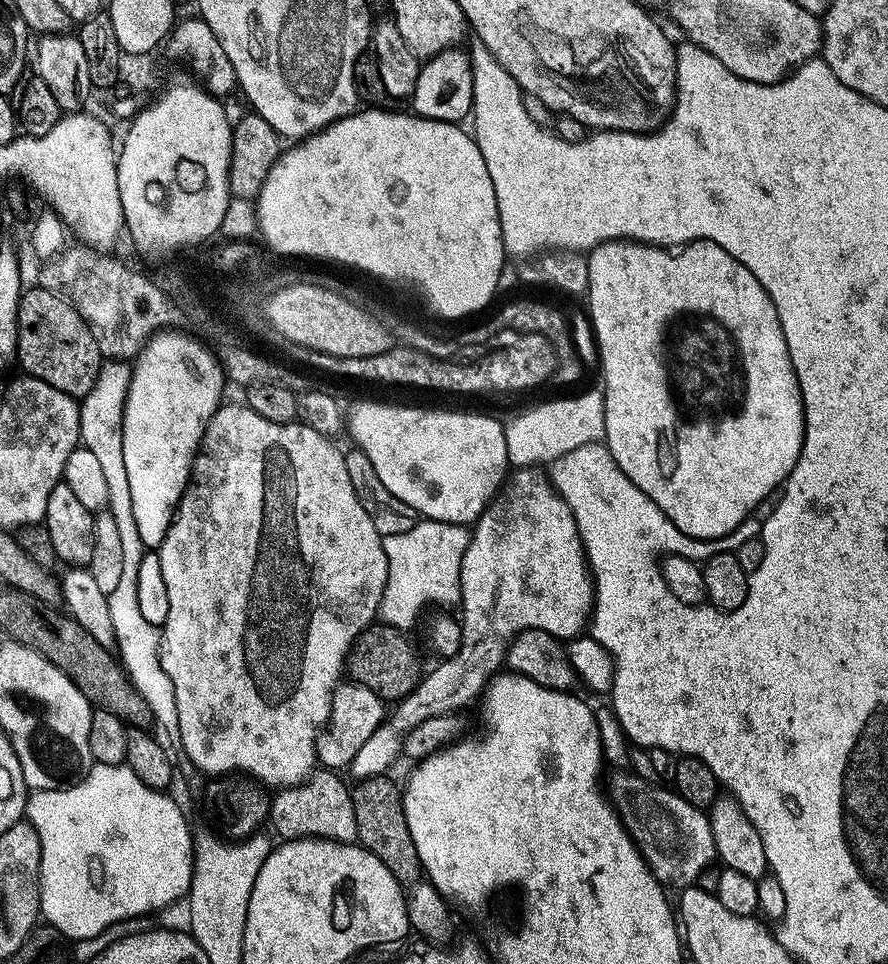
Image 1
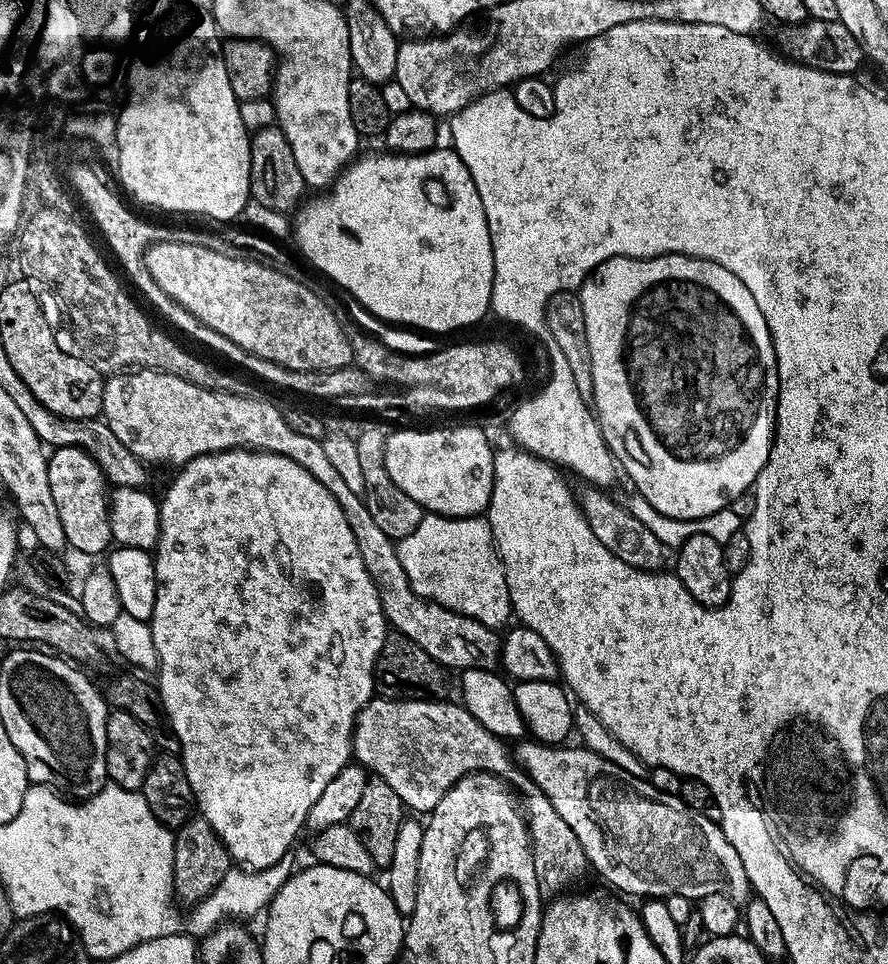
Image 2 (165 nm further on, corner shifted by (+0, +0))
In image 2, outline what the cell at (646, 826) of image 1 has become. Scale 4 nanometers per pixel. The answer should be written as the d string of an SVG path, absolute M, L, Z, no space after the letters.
M524 738L515 745L514 755L524 773L539 786L546 798L550 798L554 810L558 810L558 818L574 830L574 838L578 838L591 871L596 871L606 883L613 884L617 893L629 892L639 898L685 896L692 902L706 894L725 890L737 894L746 888L748 879L742 858L738 858L738 850L730 846L715 819L707 820L703 811L690 807L682 797L658 790L651 779L643 780L634 778L634 774L626 774L622 766L614 766L614 762L594 754L588 748L564 747L568 746Z

